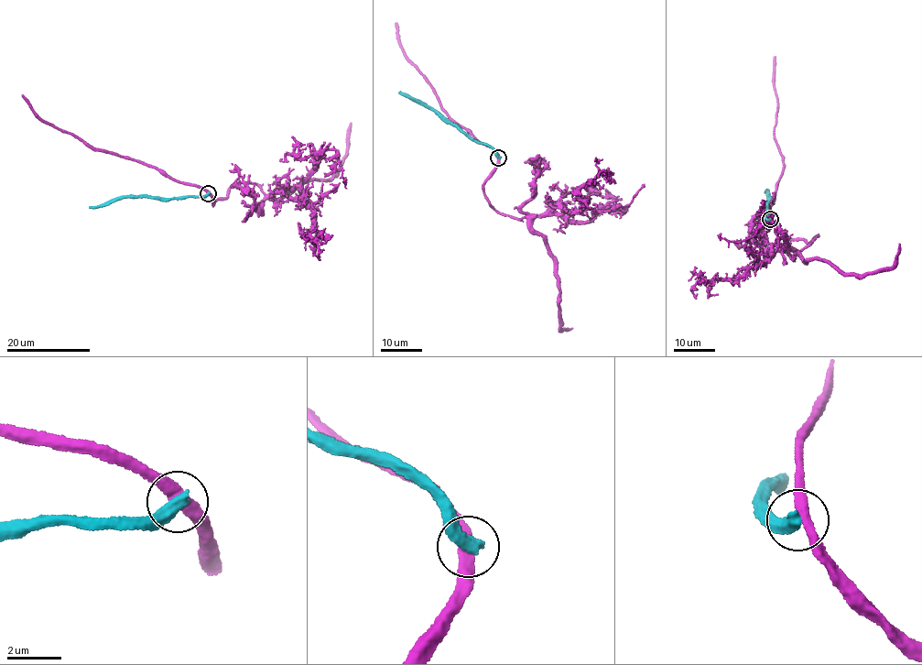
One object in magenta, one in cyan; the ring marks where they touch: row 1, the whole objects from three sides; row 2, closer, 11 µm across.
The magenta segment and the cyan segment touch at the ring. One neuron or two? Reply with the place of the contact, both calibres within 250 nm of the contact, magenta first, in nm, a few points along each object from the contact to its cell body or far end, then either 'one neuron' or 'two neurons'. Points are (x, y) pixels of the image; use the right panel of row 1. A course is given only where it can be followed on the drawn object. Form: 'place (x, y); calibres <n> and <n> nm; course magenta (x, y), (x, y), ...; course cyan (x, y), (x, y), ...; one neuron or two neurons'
place (770, 219); calibres 420 and 500 nm; course magenta (771, 219), (793, 239), (818, 235), (800, 252), (805, 261), (848, 274), (885, 270), (899, 244); course cyan (771, 219), (765, 216), (770, 211), (767, 204), (772, 199), (767, 190); two neurons

